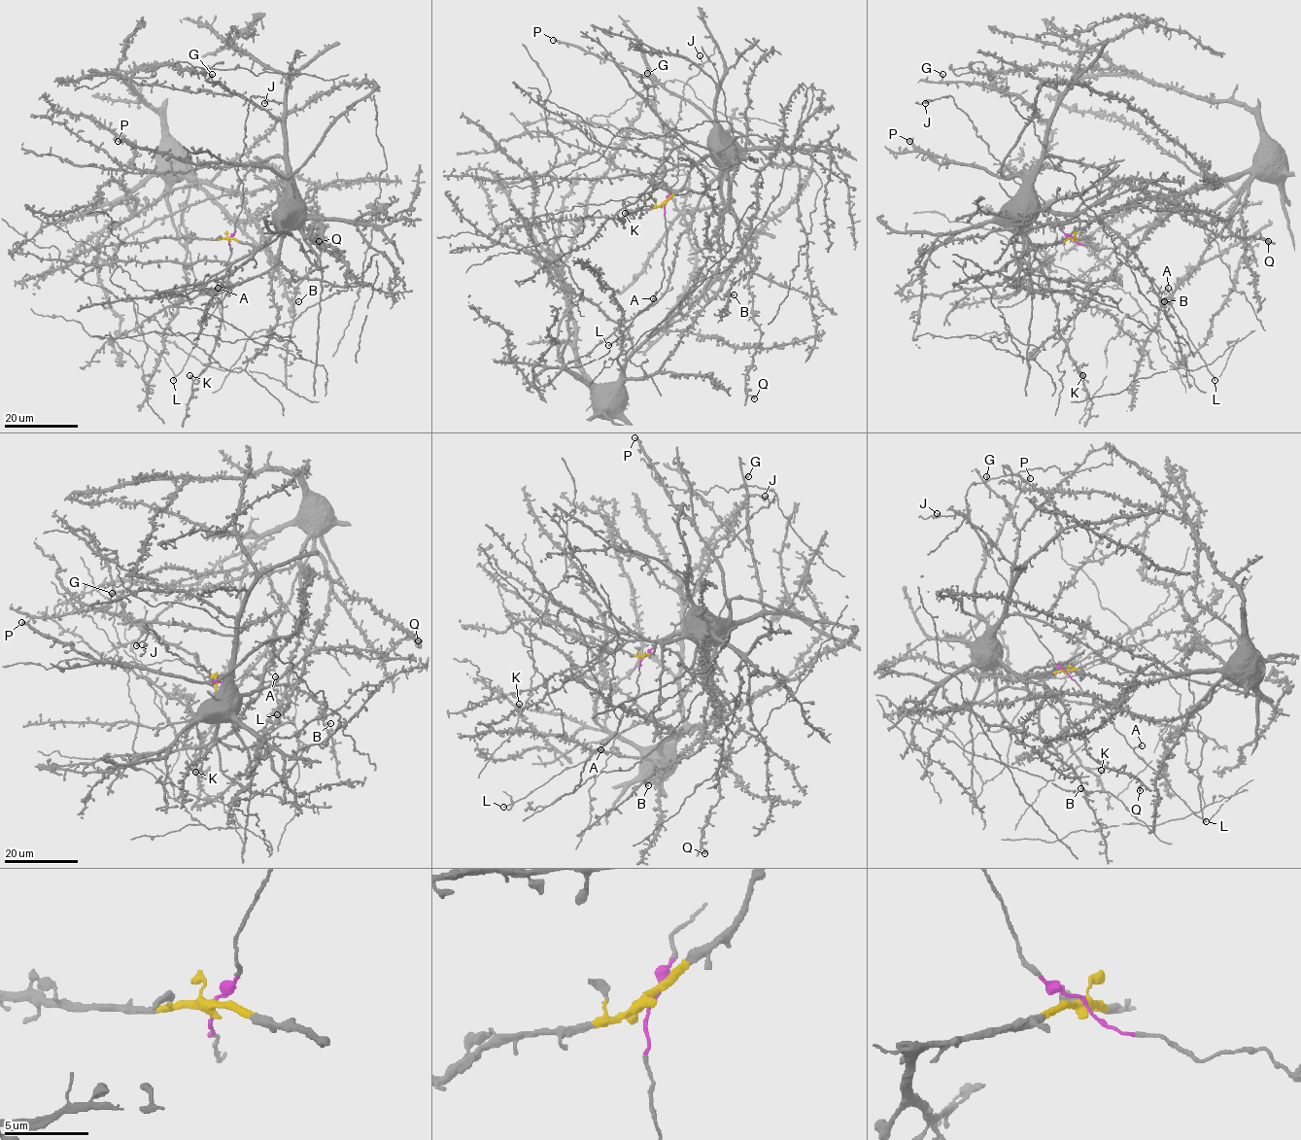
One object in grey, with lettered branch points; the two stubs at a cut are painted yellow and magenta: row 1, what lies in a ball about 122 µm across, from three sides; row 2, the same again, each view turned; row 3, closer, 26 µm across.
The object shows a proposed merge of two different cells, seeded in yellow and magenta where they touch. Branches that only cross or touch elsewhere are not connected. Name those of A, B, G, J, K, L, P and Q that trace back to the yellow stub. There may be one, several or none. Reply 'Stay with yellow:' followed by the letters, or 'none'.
Stay with yellow: B, G, K, P, Q

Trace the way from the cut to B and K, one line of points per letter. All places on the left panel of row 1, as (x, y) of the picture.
B: (229, 238), (259, 246), (292, 211), (298, 213), (320, 249), (319, 259), (298, 286), (293, 302), (299, 301)
K: (229, 238), (255, 248), (238, 259), (230, 268), (222, 302), (220, 335), (209, 363), (193, 380), (189, 375)

